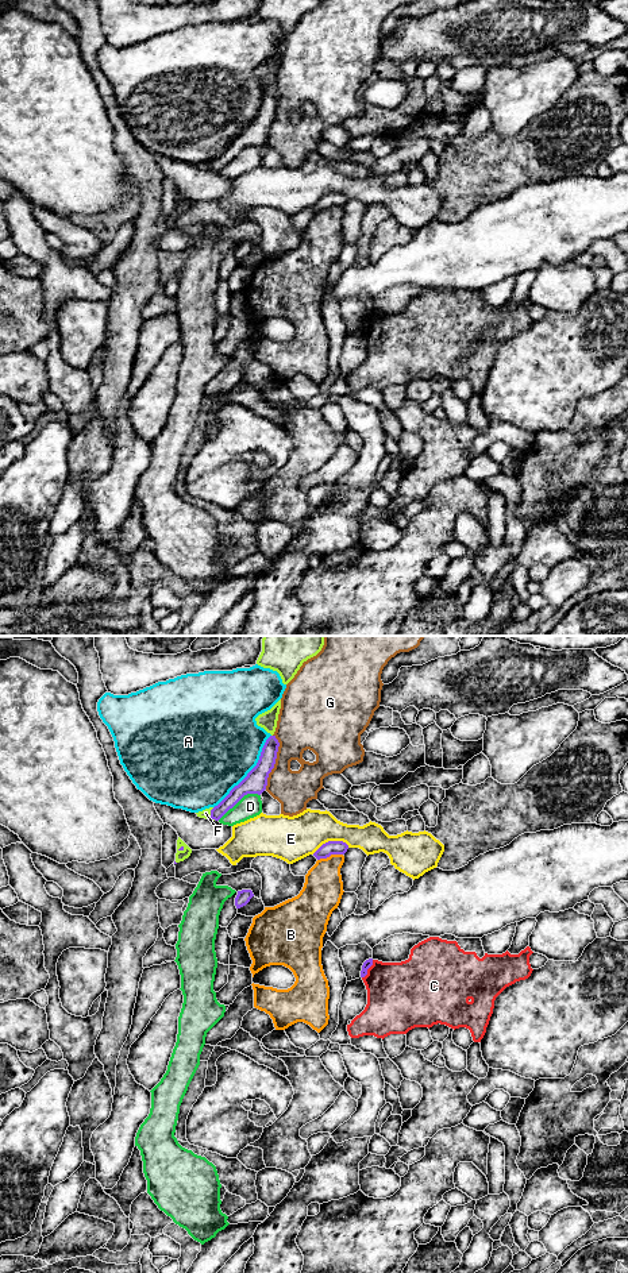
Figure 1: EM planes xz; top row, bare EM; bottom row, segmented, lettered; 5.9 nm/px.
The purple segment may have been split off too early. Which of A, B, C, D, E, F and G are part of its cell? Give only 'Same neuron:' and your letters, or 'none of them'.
Same neuron: none of them

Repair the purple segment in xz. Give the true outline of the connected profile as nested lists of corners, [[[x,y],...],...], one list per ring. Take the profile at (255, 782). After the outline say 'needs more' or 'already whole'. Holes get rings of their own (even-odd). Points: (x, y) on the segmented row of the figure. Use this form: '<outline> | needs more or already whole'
[[[270,736],[261,752],[257,765],[247,776],[235,786],[230,794],[211,810],[211,818],[219,821],[230,809],[232,809],[244,795],[261,795],[267,786],[267,778],[274,768],[280,742],[276,736]]] | already whole

